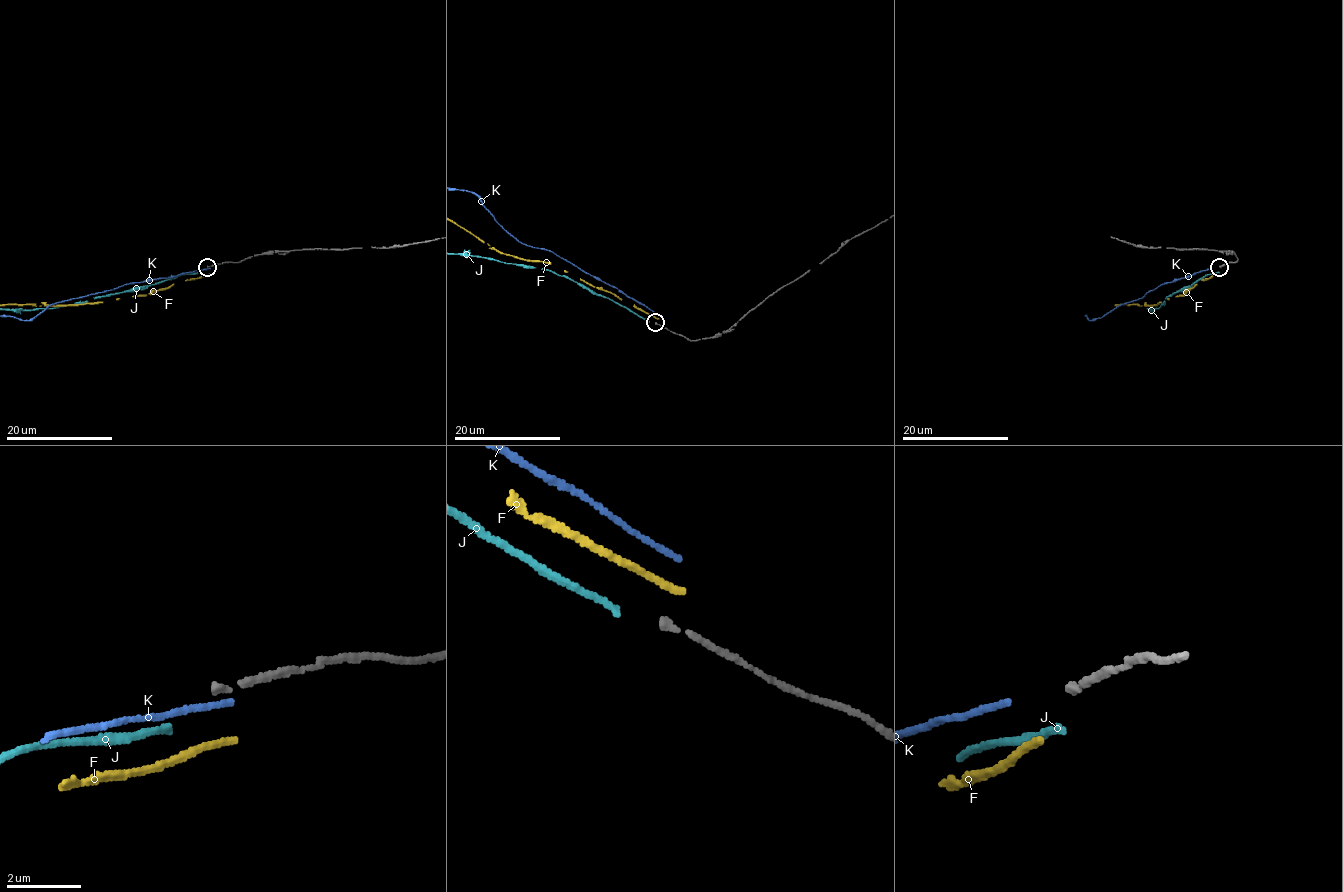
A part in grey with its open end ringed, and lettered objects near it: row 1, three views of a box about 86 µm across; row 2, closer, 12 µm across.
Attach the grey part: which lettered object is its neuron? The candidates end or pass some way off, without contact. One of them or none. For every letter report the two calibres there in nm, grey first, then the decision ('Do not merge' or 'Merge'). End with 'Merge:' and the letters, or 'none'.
F: Thickness 190 nm (grey) against 220 nm. Do not merge
J: Thickness 190 nm (grey) against 170 nm. Do not merge
K: Thickness 190 nm (grey) against 150 nm. Do not merge
Merge: none

